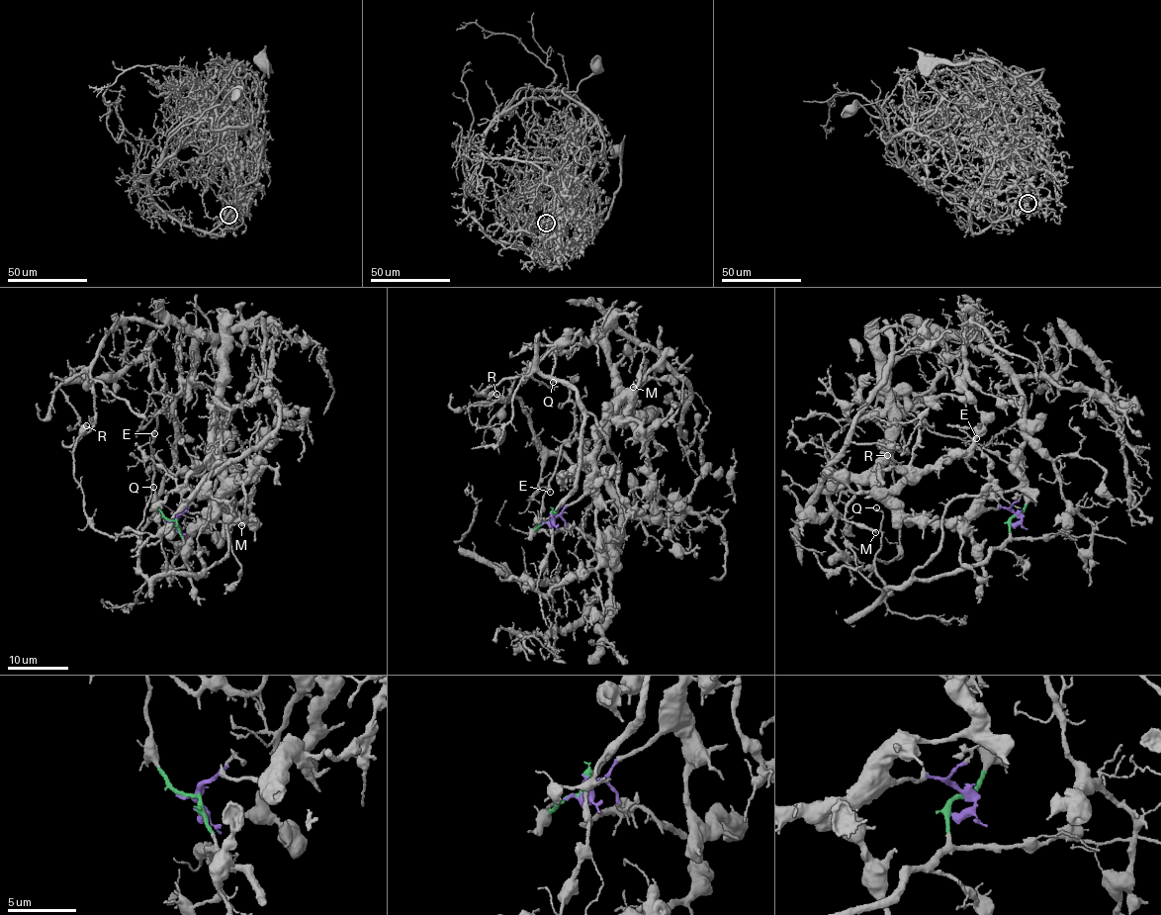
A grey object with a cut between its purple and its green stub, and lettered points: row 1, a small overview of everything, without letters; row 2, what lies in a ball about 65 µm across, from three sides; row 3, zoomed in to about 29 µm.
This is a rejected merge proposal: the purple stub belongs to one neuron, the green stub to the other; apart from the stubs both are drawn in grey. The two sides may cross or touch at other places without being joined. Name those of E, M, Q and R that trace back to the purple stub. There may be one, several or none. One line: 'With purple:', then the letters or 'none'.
With purple: M

